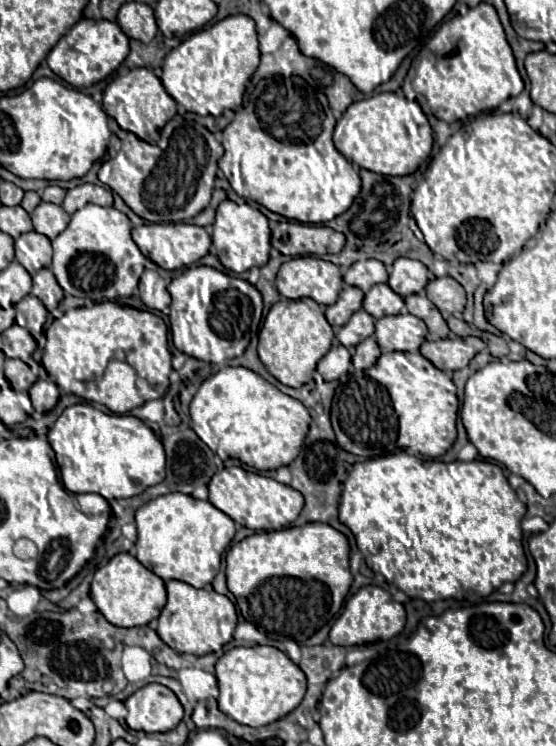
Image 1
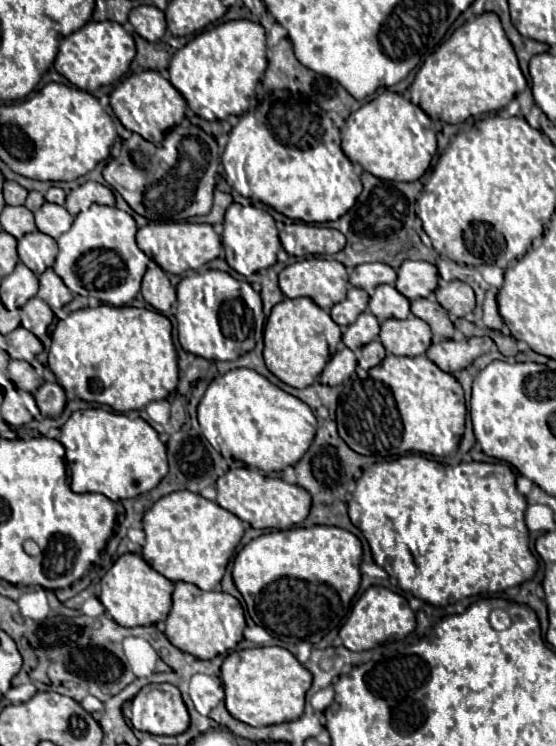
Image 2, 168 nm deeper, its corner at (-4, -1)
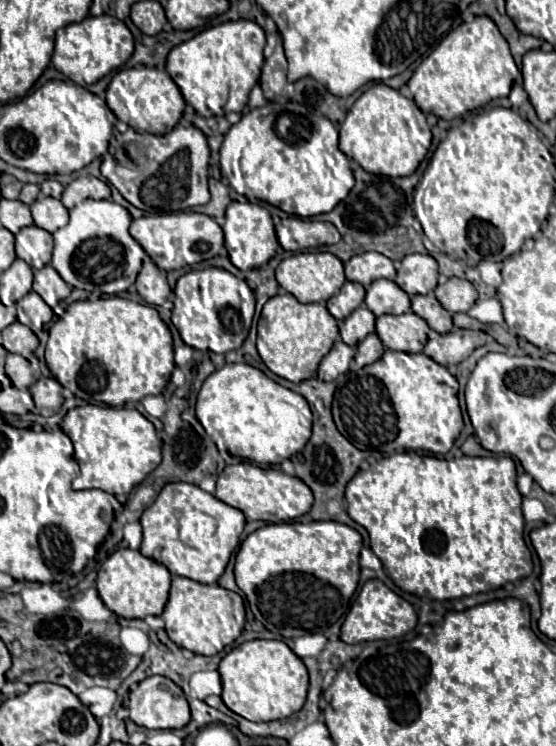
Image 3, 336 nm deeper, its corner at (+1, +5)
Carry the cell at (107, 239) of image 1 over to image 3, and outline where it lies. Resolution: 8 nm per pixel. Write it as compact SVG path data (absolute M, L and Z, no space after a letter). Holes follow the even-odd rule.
M86 199L70 211L68 225L54 233L52 267L70 287L84 291L98 289L106 295L124 293L136 281L146 255L138 241L134 241L134 237L128 233L130 221L132 217L122 205L110 199Z

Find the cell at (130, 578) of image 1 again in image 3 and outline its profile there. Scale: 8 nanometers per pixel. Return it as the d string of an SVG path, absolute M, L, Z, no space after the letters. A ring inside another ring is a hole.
M118 549L100 567L96 587L104 605L112 613L124 619L144 619L146 615L162 615L170 591L170 571L164 565L144 557L140 551Z

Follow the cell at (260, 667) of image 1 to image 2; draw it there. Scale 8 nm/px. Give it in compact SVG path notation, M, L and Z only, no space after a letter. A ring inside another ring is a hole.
M255 647L255 649L229 653L221 665L221 681L225 687L227 711L235 719L251 727L265 727L265 725L295 721L301 717L303 707L305 707L305 693L311 687L311 673L283 647Z

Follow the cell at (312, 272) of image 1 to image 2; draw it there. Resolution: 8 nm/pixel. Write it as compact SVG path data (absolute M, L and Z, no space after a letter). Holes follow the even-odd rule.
M317 257L287 265L279 273L279 287L285 297L311 297L325 311L345 299L347 283L349 275L339 261Z

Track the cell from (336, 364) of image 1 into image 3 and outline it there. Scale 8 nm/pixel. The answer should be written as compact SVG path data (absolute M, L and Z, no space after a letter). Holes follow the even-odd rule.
M338 339L332 347L332 351L322 359L318 367L318 379L322 381L334 381L338 375L346 373L350 367L350 361L354 357L354 347L346 345L342 339Z

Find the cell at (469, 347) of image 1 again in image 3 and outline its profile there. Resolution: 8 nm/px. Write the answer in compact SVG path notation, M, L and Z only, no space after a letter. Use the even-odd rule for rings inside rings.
M454 327L446 335L438 335L436 339L430 339L424 347L424 353L434 359L436 363L448 367L462 363L476 347L486 343L484 331L472 331L472 329L458 329Z

